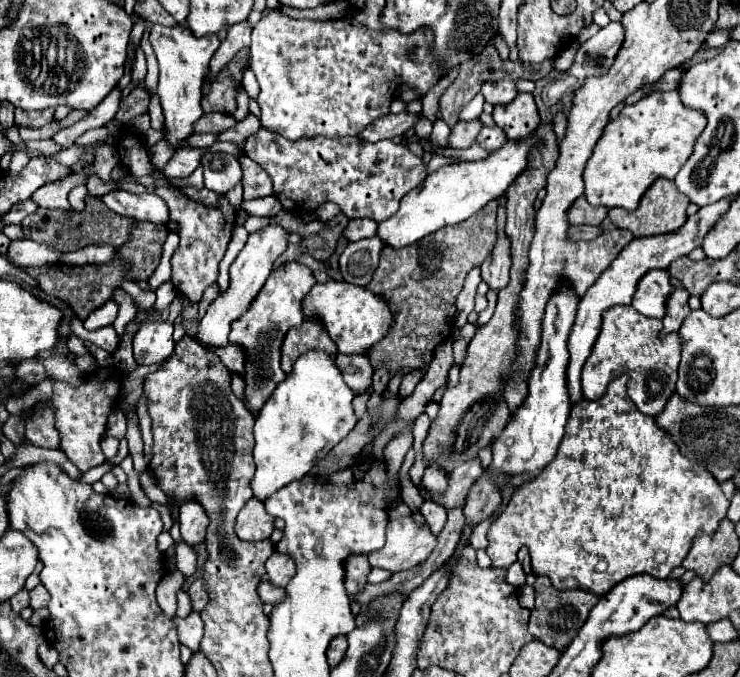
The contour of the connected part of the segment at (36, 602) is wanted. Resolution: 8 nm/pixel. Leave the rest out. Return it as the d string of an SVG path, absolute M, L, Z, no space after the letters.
M37 585L37 587L31 591L31 609L47 607L47 601L49 601L49 593L47 593L45 585Z

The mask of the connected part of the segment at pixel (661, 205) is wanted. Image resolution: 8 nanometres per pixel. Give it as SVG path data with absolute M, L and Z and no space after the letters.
M657 179L645 191L645 195L641 197L641 203L639 203L639 207L635 211L625 211L621 207L615 207L615 209L609 209L609 219L617 227L631 231L635 237L661 235L661 233L677 231L687 221L687 213L685 213L687 205L689 205L689 199L683 193L679 193L679 189L673 185L673 181L669 181L669 179Z

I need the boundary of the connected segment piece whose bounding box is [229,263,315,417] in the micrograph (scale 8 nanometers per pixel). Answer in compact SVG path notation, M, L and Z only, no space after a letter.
M285 263L279 269L275 269L265 285L261 287L261 293L253 299L253 305L231 325L229 343L241 345L245 353L249 353L249 369L245 369L245 405L247 409L257 417L265 401L271 397L273 389L285 379L285 373L279 365L281 357L281 343L285 333L291 327L301 327L303 313L301 313L301 301L305 293L311 291L315 285L315 279L311 275L311 269L299 263Z

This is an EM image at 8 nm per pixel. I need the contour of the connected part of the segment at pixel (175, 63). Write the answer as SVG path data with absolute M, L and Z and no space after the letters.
M153 25L149 31L149 41L155 51L157 63L159 63L159 87L157 95L161 99L163 107L163 117L165 117L165 141L179 149L185 145L185 139L195 133L193 123L203 115L201 109L201 89L203 89L203 79L209 67L209 61L217 47L221 45L221 39L217 35L205 35L205 37L195 37L189 33L187 27L161 27Z

